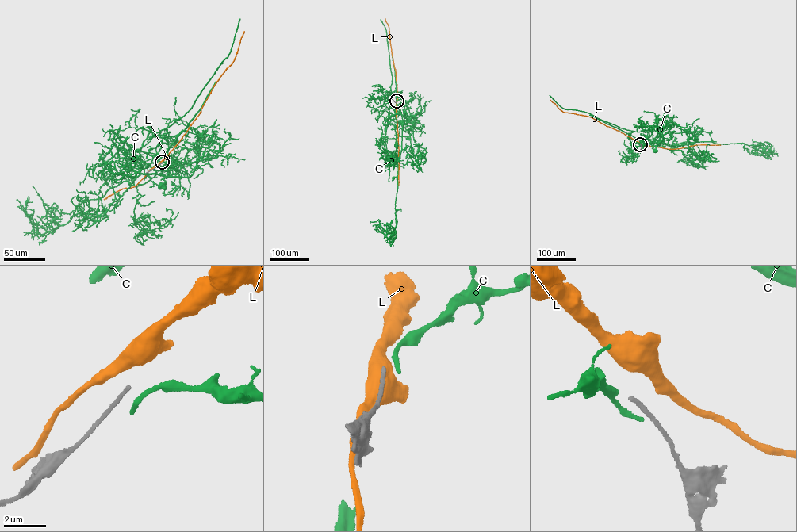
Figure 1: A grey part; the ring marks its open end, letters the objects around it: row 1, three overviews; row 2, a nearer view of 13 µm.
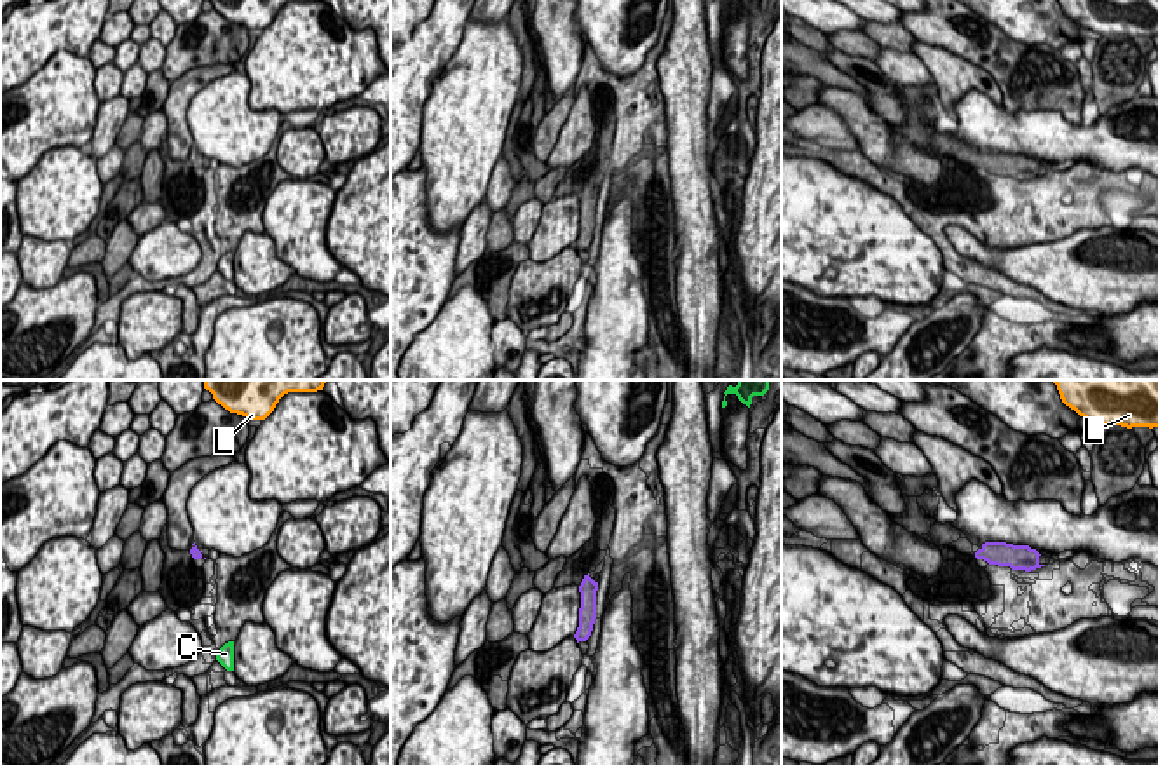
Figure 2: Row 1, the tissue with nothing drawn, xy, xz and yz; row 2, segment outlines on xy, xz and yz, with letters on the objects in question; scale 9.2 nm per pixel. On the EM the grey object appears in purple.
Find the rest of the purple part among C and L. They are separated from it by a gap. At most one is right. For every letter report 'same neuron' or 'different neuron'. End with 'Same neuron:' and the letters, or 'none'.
C: different neuron
L: different neuron
Same neuron: none

